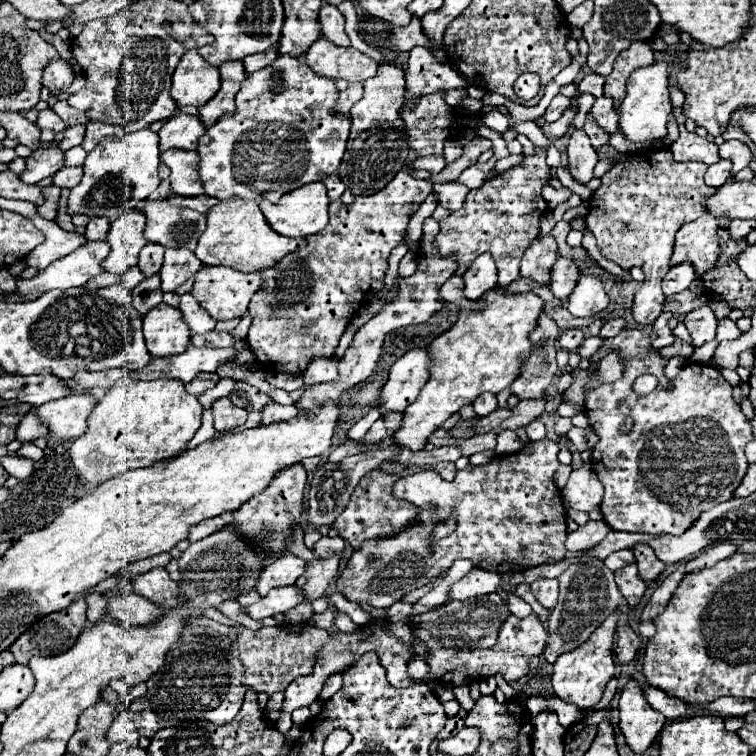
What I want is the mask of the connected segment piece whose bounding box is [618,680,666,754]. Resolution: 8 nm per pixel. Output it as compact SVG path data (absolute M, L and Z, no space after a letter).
M630 680L620 696L620 730L632 748L632 752L642 754L652 746L658 732L664 728L666 718L652 710L650 704L644 700L640 684L636 680Z

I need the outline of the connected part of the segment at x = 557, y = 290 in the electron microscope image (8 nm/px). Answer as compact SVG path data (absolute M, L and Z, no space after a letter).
M558 258L550 272L550 290L554 292L556 298L566 300L570 296L570 292L574 290L578 276L580 276L580 272L578 272L578 266L574 264L574 260Z

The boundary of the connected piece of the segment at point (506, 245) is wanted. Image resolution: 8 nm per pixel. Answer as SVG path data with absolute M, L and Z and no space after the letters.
M536 148L536 154L524 156L524 160L530 162L530 176L526 174L526 168L516 168L486 180L476 190L470 190L464 200L464 208L442 220L440 232L434 238L438 254L442 258L454 256L458 266L470 266L478 254L490 252L498 266L498 286L502 290L508 288L514 280L522 278L518 272L522 248L526 248L540 234L540 218L546 210L546 200L540 192L542 184L548 180L546 152Z

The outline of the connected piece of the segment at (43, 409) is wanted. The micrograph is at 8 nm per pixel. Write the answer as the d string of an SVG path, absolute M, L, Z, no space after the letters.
M70 394L66 398L36 406L34 412L48 426L54 438L78 438L86 430L86 418L92 412L96 398L90 394Z

